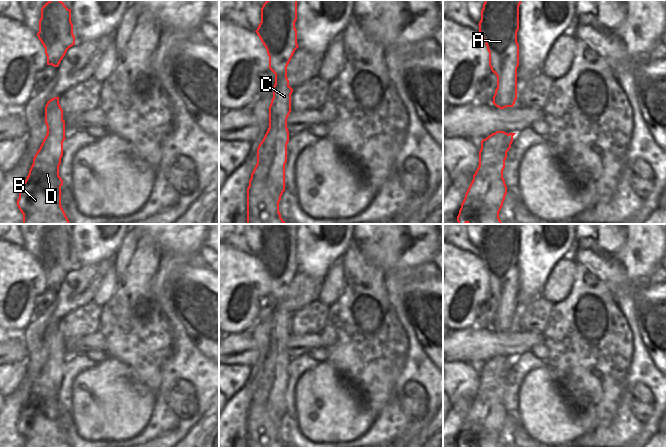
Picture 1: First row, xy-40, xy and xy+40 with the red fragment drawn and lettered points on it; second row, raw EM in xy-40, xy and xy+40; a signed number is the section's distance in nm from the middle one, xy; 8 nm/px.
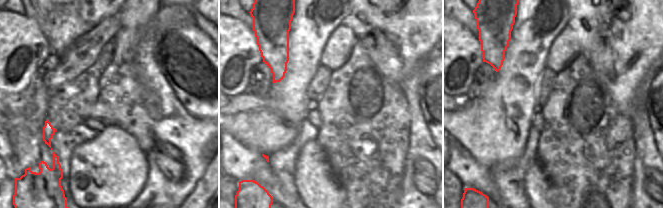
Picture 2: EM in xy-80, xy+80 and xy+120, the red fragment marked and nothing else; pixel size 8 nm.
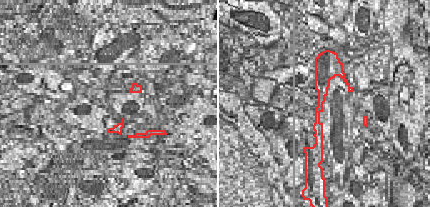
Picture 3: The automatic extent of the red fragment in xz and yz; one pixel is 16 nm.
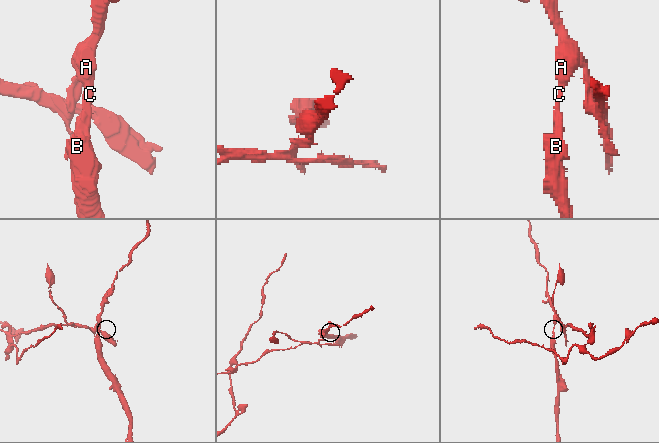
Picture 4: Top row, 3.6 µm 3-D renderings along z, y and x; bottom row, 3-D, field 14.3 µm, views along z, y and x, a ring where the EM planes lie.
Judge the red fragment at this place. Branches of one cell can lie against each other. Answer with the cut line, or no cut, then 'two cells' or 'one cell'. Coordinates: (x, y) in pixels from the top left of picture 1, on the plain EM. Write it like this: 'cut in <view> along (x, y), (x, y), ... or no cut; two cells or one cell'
cut in xy-40 along (46, 346), (50, 358), (59, 358), (64, 355); two cells

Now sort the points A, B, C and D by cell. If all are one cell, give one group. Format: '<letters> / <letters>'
A C / B D

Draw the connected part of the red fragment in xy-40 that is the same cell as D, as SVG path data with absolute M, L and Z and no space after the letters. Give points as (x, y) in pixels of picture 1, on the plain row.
M46 347L47 358L33 382L29 398L21 410L17 430L23 438L23 448L71 448L61 430L61 410L63 404L59 400L59 390L63 380L65 355L60 359L49 358L49 348Z

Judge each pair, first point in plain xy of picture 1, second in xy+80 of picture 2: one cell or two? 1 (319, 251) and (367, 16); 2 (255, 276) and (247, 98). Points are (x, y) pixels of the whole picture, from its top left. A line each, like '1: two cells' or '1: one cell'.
1: two cells
2: two cells

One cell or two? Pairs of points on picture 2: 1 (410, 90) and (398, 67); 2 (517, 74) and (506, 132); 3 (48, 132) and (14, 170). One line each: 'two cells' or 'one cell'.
1: two cells
2: one cell
3: one cell

